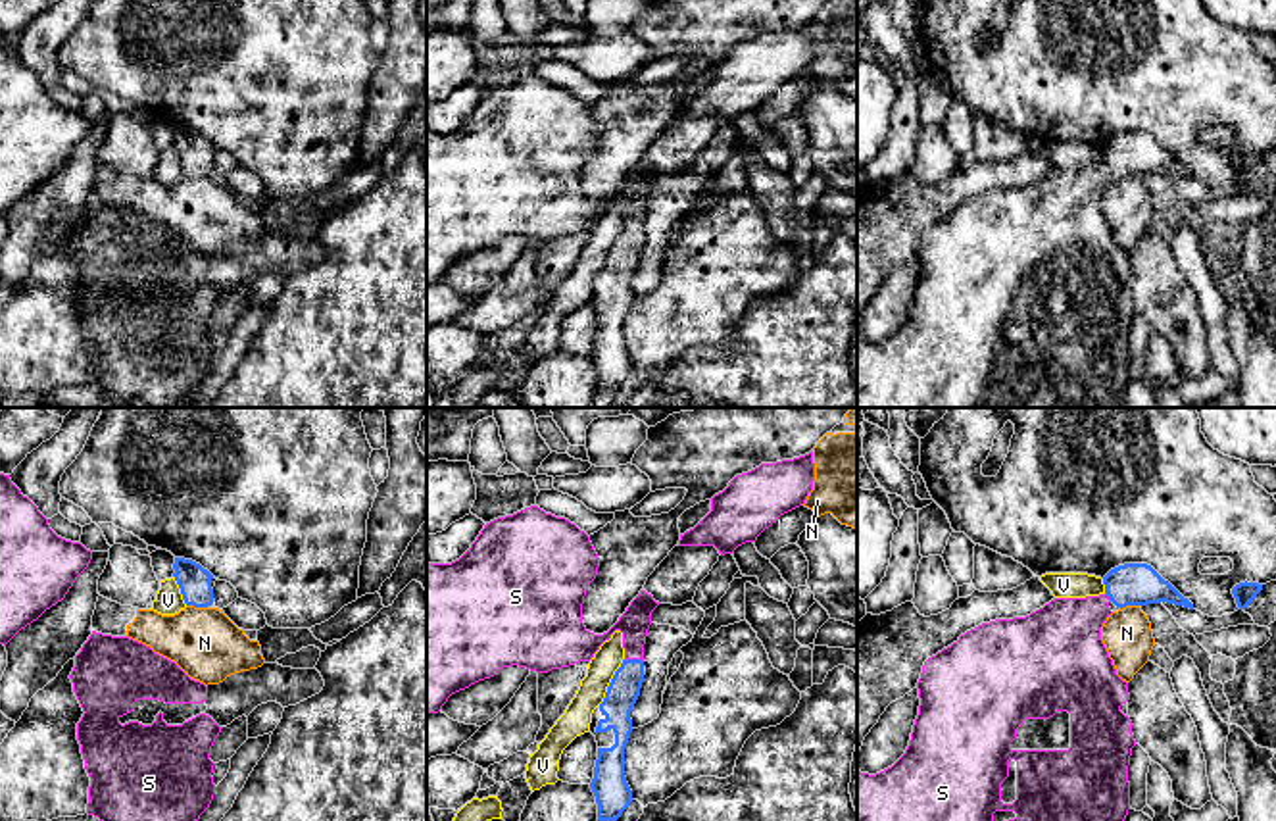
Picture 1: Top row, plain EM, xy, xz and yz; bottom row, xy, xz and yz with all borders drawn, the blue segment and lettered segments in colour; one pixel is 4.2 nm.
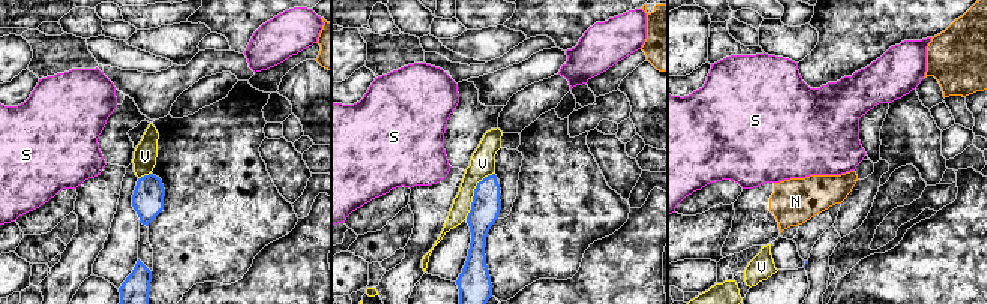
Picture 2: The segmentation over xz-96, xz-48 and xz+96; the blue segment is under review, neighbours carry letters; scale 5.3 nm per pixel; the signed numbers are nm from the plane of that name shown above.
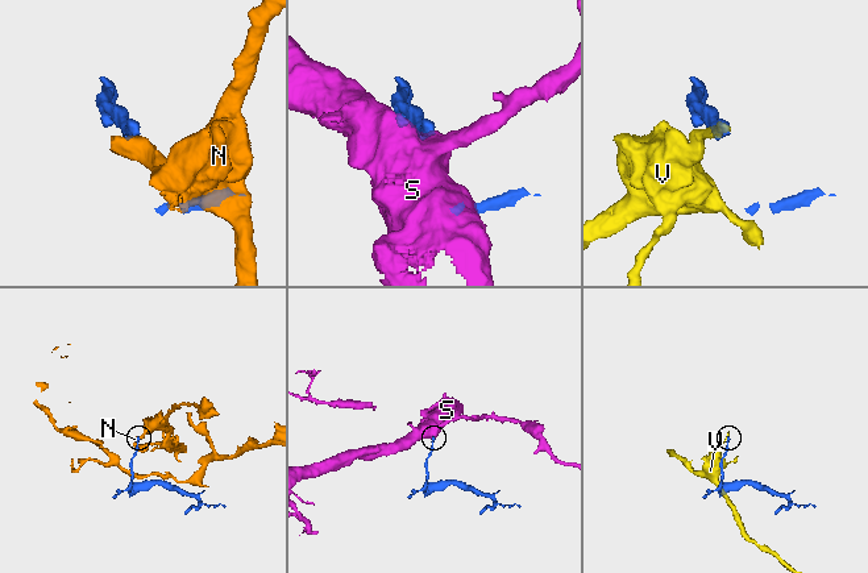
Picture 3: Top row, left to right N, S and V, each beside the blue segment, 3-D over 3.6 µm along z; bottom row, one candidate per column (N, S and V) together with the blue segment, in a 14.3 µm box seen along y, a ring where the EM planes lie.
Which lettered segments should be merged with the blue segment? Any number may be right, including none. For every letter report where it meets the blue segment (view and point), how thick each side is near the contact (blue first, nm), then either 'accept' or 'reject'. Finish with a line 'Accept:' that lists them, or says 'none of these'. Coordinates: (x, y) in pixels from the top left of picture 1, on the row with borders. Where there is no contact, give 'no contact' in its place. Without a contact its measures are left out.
N: contact xy (196, 606); calibres 140 and 300 nm; reject
S: contact xz (635, 660); calibres 140 and 150 nm; accept
V: contact xz (612, 681); calibres 140 and 120 nm; reject
Accept: S

